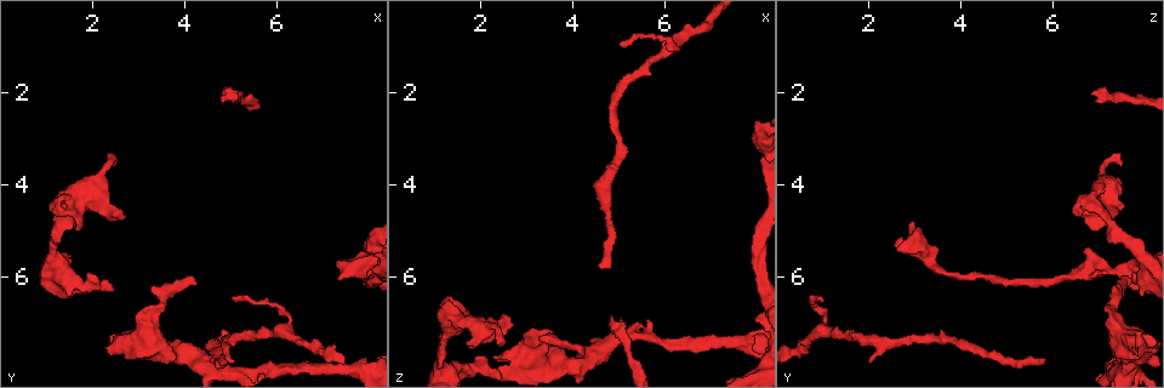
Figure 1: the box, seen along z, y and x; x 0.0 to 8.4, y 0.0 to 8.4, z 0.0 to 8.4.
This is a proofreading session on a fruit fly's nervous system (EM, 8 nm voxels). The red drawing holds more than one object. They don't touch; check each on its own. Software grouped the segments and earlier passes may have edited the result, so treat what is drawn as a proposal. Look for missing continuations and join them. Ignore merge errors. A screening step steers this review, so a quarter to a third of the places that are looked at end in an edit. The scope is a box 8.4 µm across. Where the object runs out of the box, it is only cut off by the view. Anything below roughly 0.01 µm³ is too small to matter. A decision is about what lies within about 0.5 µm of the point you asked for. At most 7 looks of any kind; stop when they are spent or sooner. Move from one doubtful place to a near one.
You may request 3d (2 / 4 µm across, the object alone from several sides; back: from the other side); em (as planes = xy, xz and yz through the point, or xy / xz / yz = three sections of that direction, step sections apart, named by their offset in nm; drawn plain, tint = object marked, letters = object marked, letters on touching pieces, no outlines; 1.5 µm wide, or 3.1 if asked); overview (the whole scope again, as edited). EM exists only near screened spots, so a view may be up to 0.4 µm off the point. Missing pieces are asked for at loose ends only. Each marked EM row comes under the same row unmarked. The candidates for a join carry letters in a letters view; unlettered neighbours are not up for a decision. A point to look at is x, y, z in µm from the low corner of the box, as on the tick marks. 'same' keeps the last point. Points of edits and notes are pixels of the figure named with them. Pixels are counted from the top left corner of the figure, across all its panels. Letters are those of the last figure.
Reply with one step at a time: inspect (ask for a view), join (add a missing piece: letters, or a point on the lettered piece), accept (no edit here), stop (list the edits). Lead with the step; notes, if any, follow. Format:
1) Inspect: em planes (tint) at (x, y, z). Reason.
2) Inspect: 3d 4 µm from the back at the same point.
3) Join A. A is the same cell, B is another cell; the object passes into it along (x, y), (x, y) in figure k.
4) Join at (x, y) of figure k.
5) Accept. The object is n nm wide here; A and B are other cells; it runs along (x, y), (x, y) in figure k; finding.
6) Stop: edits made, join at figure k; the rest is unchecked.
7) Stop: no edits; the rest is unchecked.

Inspect: em xz step 4 (letters) at (4.55, 7.75, 5.80). End of a long branch.

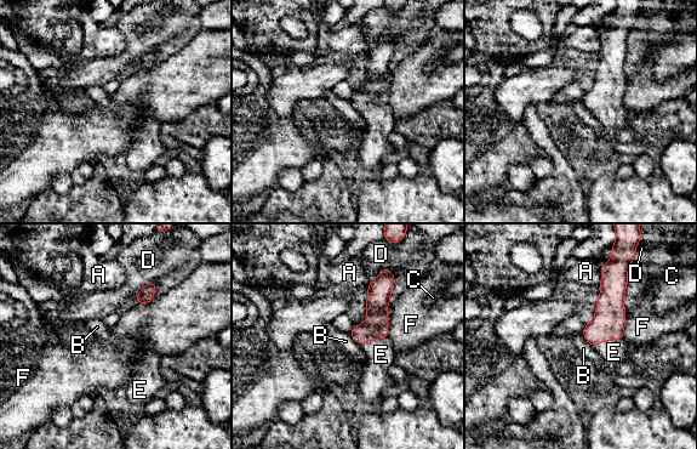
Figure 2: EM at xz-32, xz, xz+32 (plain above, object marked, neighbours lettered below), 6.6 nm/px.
Join E. E is the same cell, A, B, C, D and F are other cells; it goes on there.

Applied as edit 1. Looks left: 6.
Inspect: em yz step 4 (letters) at (2.40, 7.25, 8.00). Free end.

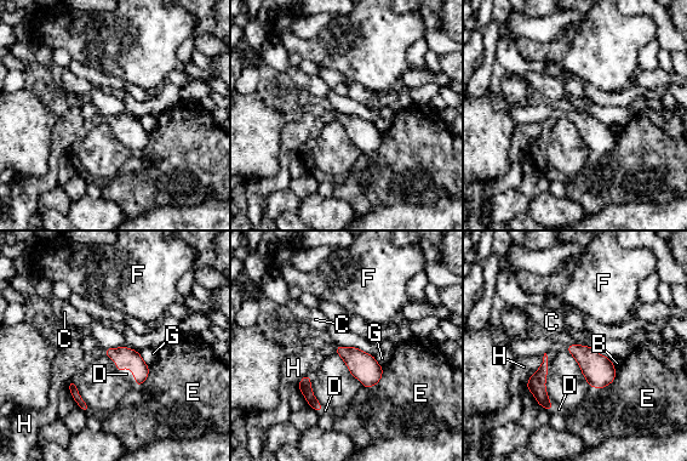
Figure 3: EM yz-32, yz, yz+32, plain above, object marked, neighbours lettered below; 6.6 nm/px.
Inspect: em xy step 4 (letters) at the same point. Cut it another way.

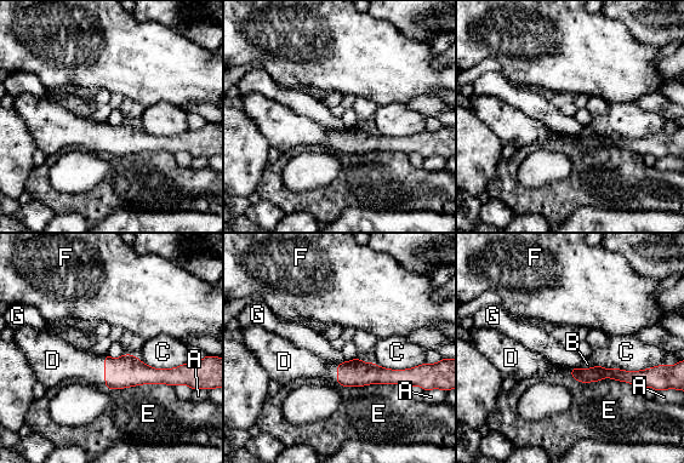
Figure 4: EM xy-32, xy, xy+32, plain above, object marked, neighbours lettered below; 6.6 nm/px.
Join D. The longest contact is with E, 480 nm; D is the same cell, A, B, C, E, F and G are other cells; it goes on there.

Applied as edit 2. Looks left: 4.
Inspect: 3d 2 µm at (4.15, 6.10, 7.70). Tapers out.

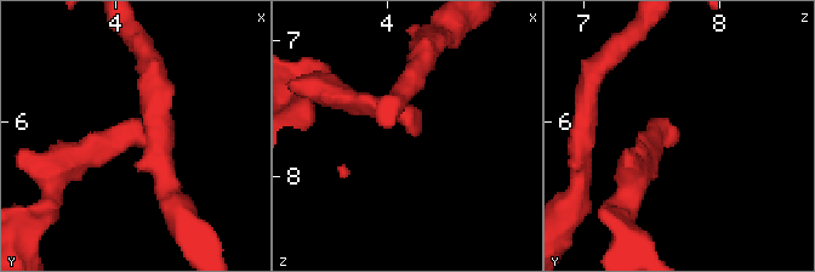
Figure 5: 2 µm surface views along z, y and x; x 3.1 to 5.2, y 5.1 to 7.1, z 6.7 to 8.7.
Inspect: em planes (letters) at (4.20, 6.06, 7.70).

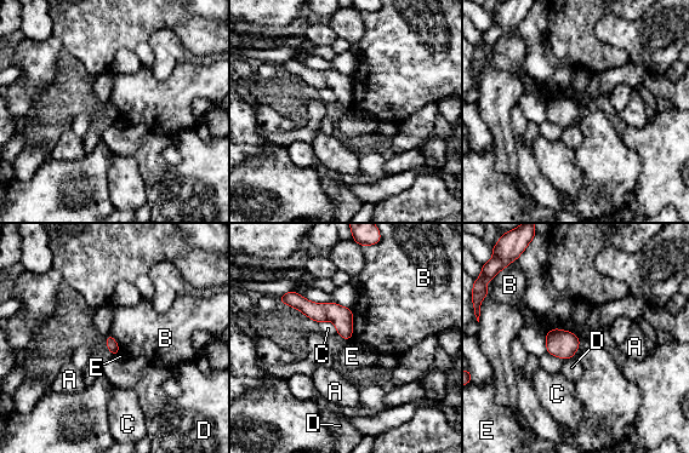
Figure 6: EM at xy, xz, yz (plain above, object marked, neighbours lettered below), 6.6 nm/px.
Accept. A, B, C, D and E are other cells; it runs along (289, 296), (329, 311), (348, 334) in figure 6; none of them fits.

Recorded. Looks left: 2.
Stop: edits made, join at figure 2, join at figure 4; the rest is unchecked.

